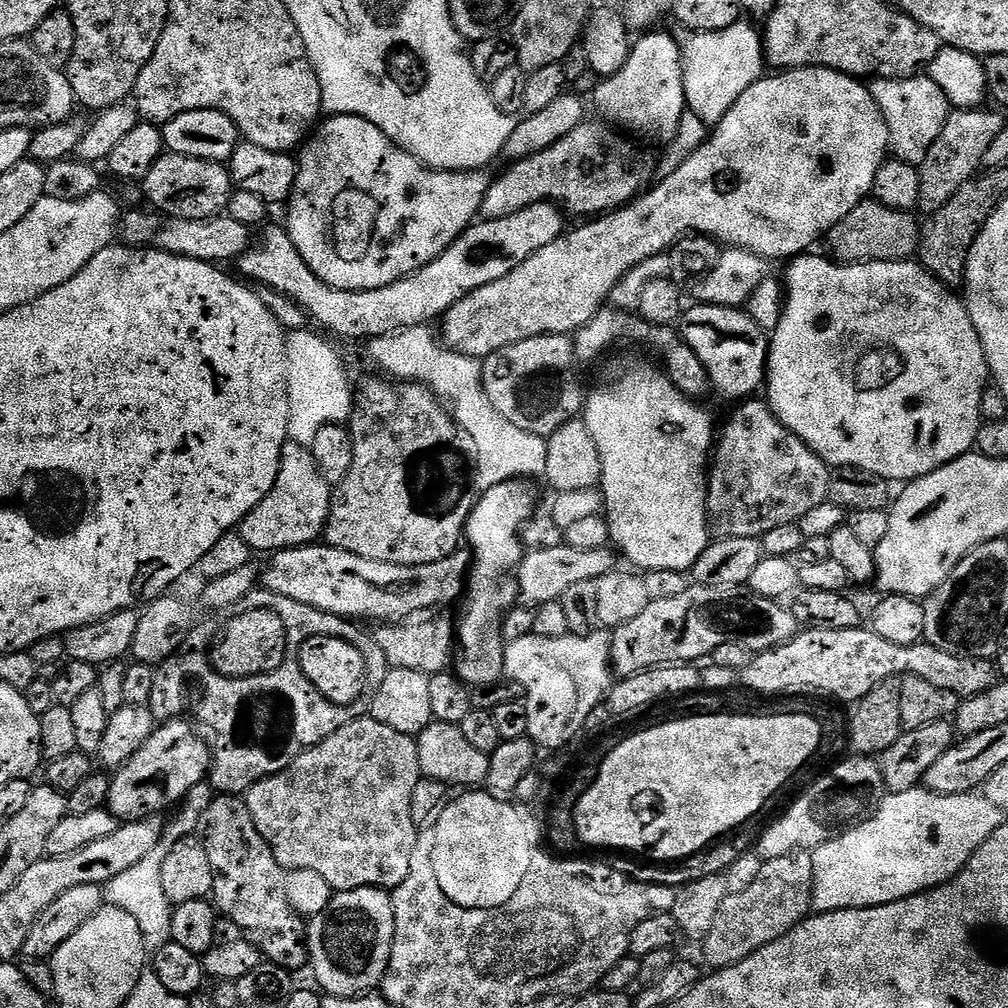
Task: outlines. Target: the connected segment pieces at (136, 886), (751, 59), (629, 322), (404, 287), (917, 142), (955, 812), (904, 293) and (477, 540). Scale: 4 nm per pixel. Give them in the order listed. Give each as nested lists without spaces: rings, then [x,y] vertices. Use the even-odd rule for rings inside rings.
[[[204,781],[191,789],[185,797],[178,818],[171,820],[165,825],[161,833],[161,840],[152,848],[142,862],[135,864],[130,869],[123,871],[117,878],[112,879],[104,886],[105,901],[115,908],[126,910],[135,922],[139,924],[140,932],[143,934],[144,945],[147,949],[155,950],[169,943],[170,918],[172,917],[172,905],[169,903],[162,891],[161,866],[165,861],[166,854],[178,841],[191,837],[198,829],[201,816],[212,804],[214,790],[212,786]]]
[[[737,22],[717,32],[689,31],[688,37],[679,41],[680,58],[684,63],[684,103],[687,110],[679,123],[674,142],[667,145],[667,153],[660,164],[663,175],[673,173],[694,150],[700,148],[710,135],[708,126],[719,124],[730,106],[734,106],[734,102],[738,102],[738,98],[742,98],[742,94],[746,94],[746,90],[750,90],[750,86],[765,75],[761,33],[744,23]]]
[[[611,306],[601,308],[599,312],[594,314],[594,318],[590,318],[588,324],[576,329],[574,343],[577,361],[596,360],[603,352],[610,351],[615,344],[620,344],[623,340],[630,339],[631,336],[636,340],[648,340],[652,336],[652,348],[664,359],[665,366],[663,365],[663,367],[666,369],[668,379],[685,396],[701,398],[700,396],[710,392],[708,372],[702,366],[698,354],[694,354],[694,350],[690,350],[690,346],[684,343],[683,339],[671,327],[663,324],[648,324],[645,320],[641,320],[639,315],[633,314],[631,311],[624,311]]]
[[[549,202],[526,206],[526,210],[518,210],[518,214],[506,218],[473,222],[449,248],[434,258],[434,262],[378,290],[347,292],[331,288],[312,273],[283,231],[274,233],[259,250],[252,248],[242,253],[238,259],[239,275],[253,285],[264,284],[260,286],[283,293],[296,307],[308,313],[313,325],[321,324],[325,333],[333,332],[328,334],[344,340],[371,342],[408,328],[431,325],[431,320],[439,321],[454,302],[462,302],[462,298],[474,290],[498,282],[498,278],[506,278],[514,266],[526,262],[526,258],[542,250],[542,246],[550,246],[550,242],[565,231],[560,212],[557,205]]]
[[[921,74],[905,80],[873,79],[870,87],[874,102],[878,102],[886,118],[891,155],[907,164],[919,166],[926,158],[926,154],[930,154],[934,138],[942,134],[942,126],[946,126],[950,105],[946,94],[942,94],[942,86],[938,86],[938,82],[934,82],[931,76]]]
[[[917,786],[905,792],[885,795],[880,801],[880,807],[864,823],[848,829],[812,852],[812,908],[816,912],[873,908],[895,900],[905,900],[940,884],[946,884],[967,866],[973,854],[999,828],[1005,827],[1005,824],[1006,813],[998,810],[998,806],[993,806],[985,796],[975,791],[942,794]]]
[[[805,254],[795,257],[787,261],[786,268],[788,273],[782,276],[782,283],[786,289],[784,297],[784,313],[778,322],[778,326],[770,334],[770,343],[768,345],[768,367],[766,369],[766,392],[768,388],[768,396],[766,395],[766,403],[771,408],[772,413],[777,416],[784,424],[785,428],[789,428],[798,438],[802,438],[802,442],[806,442],[806,446],[812,449],[816,455],[824,459],[825,464],[835,466],[836,468],[860,468],[863,471],[869,471],[872,474],[880,475],[884,480],[889,482],[907,482],[916,480],[920,476],[930,474],[934,470],[938,470],[942,466],[946,466],[952,460],[964,456],[976,447],[976,435],[982,423],[980,418],[980,403],[982,402],[982,394],[985,388],[990,384],[990,373],[988,371],[988,363],[986,362],[986,354],[982,350],[982,342],[978,338],[978,330],[974,330],[974,322],[968,313],[968,305],[964,303],[959,295],[956,296],[949,285],[943,284],[936,276],[930,275],[926,271],[924,265],[915,259],[910,260],[867,260],[865,264],[841,264],[835,259],[824,256],[812,256],[813,254]]]
[[[521,478],[507,480],[493,488],[485,488],[468,516],[466,544],[469,544],[467,547],[474,561],[470,568],[470,583],[466,588],[468,644],[476,656],[484,652],[484,644],[480,641],[480,628],[488,628],[496,619],[501,619],[500,607],[504,604],[504,596],[500,593],[500,583],[511,568],[512,571],[519,569],[520,562],[526,555],[522,547],[522,533],[524,525],[537,511],[536,488],[532,484],[535,483],[531,479]]]

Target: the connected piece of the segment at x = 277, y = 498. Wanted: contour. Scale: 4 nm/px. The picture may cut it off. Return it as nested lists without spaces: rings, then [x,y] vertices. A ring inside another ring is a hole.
[[[285,444],[278,478],[274,478],[270,494],[240,519],[238,531],[242,542],[256,554],[275,554],[285,548],[303,548],[306,544],[317,543],[332,514],[332,493],[333,489],[318,474],[311,451],[302,444]]]

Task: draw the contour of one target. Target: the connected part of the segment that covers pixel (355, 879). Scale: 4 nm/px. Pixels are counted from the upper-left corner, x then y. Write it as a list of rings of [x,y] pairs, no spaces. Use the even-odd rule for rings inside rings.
[[[353,718],[349,724],[343,724],[338,731],[330,734],[320,744],[308,748],[304,753],[289,764],[284,771],[268,776],[253,784],[246,793],[248,810],[254,820],[254,828],[258,835],[268,843],[268,849],[272,851],[276,863],[288,872],[294,870],[310,870],[318,874],[332,888],[333,893],[349,892],[359,888],[382,888],[395,890],[405,883],[408,871],[412,868],[412,851],[416,848],[416,836],[418,829],[414,826],[414,818],[410,818],[410,798],[414,792],[414,786],[422,778],[416,742],[413,737],[406,734],[398,734],[398,730],[390,730],[390,726],[382,726],[382,722],[371,718]]]

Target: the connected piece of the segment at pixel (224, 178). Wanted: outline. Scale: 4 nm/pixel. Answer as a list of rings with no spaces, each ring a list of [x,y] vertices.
[[[165,151],[158,162],[150,166],[150,174],[146,174],[142,181],[143,195],[157,213],[182,220],[208,220],[211,216],[221,215],[227,209],[233,191],[232,179],[228,177],[227,167],[223,163],[170,151]]]

